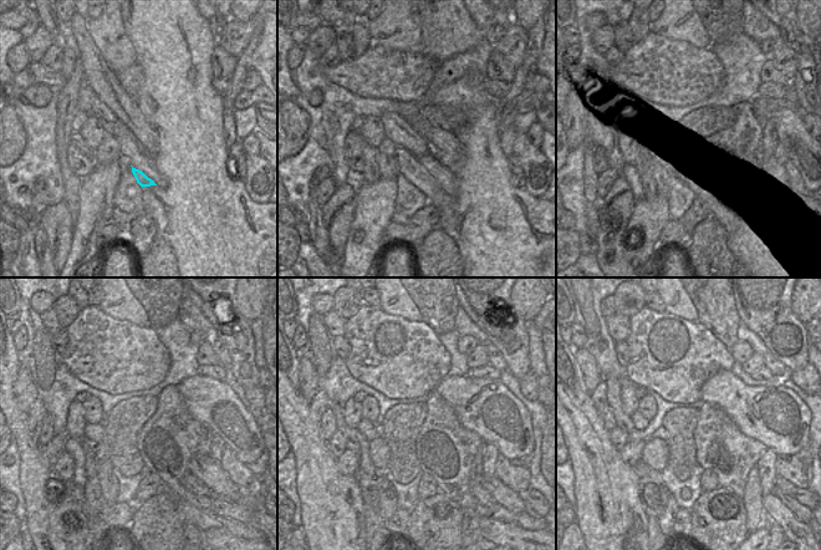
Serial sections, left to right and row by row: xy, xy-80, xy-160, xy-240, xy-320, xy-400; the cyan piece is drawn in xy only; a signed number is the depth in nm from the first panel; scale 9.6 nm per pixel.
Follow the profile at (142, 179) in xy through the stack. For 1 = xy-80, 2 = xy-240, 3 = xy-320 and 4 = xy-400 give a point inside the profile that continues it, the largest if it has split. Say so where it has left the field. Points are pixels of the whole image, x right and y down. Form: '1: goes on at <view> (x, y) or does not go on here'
1: goes on at xy-80 (409, 167)
2: goes on at xy-240 (203, 522)
3: goes on at xy-320 (493, 530)
4: goes on at xy-400 (640, 422)

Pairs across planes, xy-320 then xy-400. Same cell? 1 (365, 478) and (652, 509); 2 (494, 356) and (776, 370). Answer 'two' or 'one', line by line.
1: one
2: one

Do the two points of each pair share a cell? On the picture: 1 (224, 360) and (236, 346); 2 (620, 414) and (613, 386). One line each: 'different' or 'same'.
1: different
2: same

